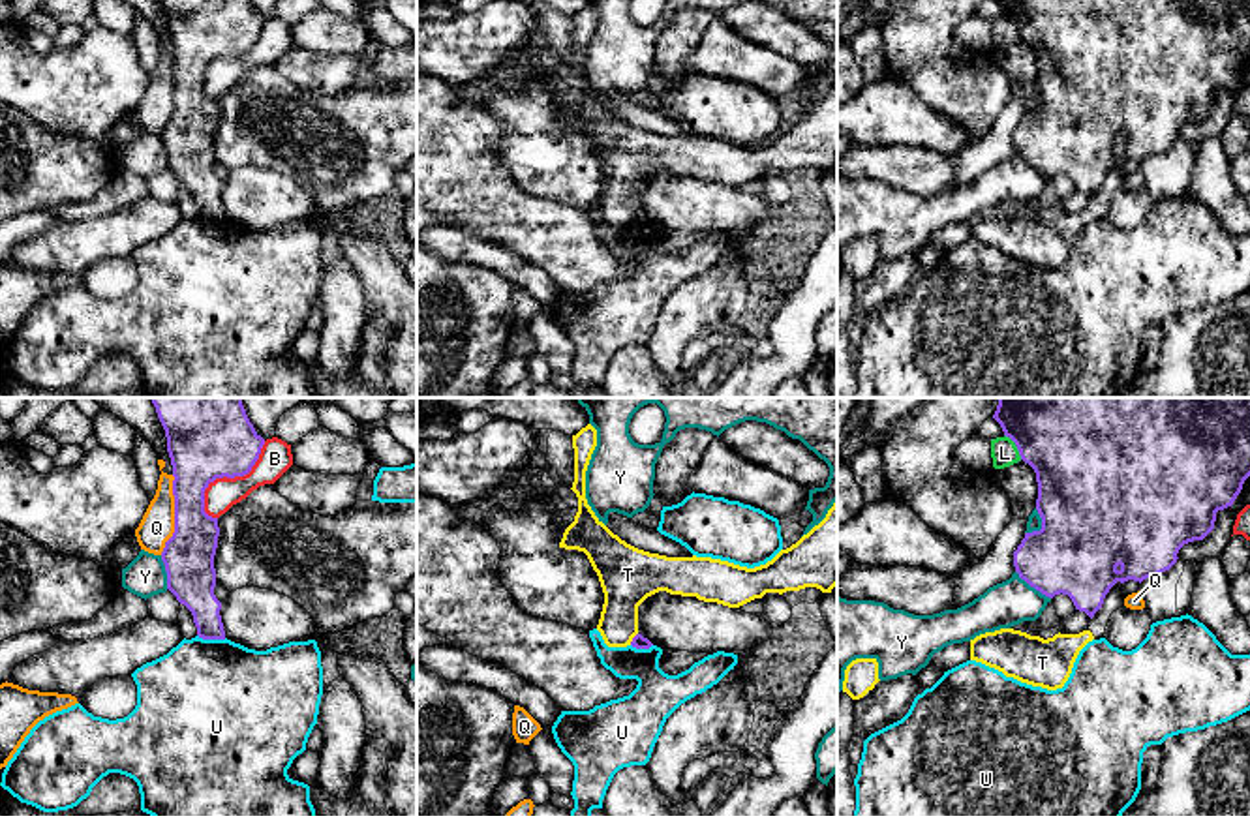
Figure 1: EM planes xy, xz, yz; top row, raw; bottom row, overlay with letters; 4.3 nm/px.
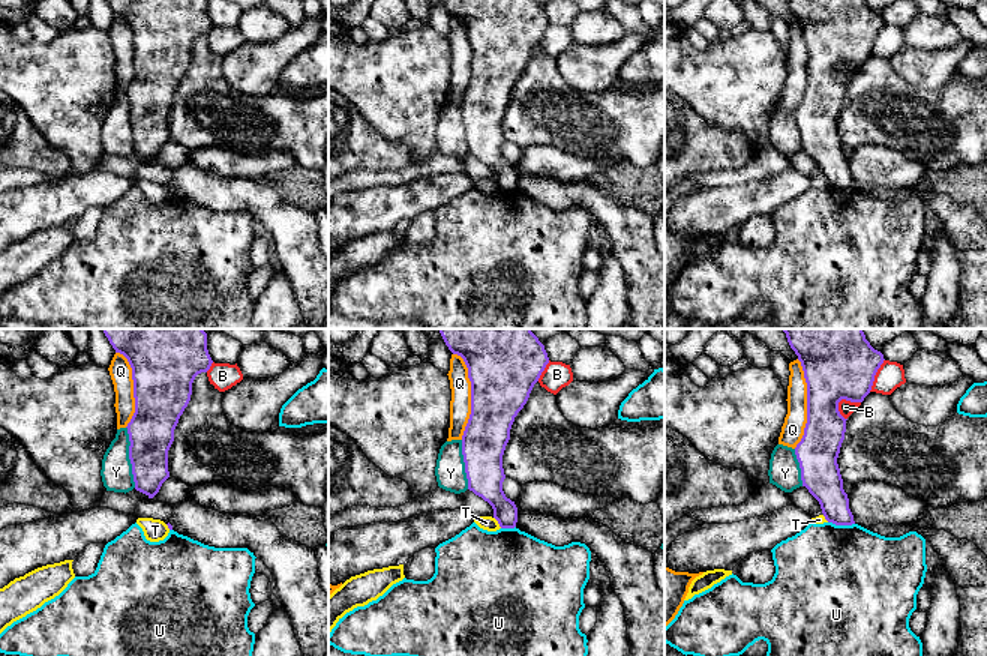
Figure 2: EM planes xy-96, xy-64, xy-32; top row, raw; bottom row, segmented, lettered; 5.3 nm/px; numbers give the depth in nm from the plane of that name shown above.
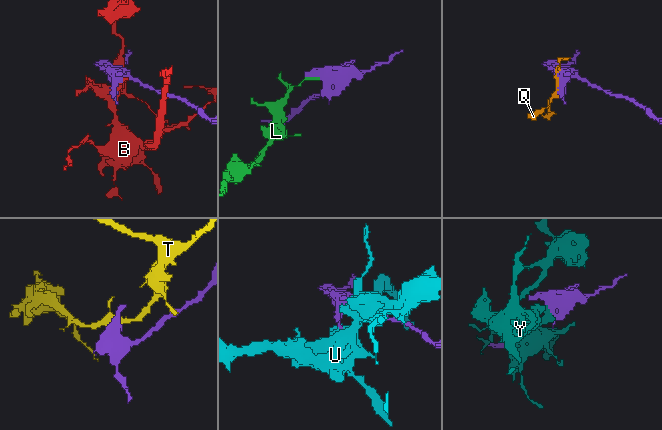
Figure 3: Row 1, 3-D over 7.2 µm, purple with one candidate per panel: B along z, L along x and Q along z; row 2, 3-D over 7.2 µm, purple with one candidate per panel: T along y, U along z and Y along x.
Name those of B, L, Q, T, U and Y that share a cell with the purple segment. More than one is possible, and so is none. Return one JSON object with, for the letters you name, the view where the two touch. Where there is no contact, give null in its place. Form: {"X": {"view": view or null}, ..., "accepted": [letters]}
{"accepted": []}

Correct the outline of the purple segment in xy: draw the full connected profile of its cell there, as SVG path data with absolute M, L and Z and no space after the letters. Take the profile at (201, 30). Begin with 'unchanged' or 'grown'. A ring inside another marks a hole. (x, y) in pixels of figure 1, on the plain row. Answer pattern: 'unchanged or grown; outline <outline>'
unchanged; outline M160 0L173 45L175 113L161 141L167 169L184 184L203 219L225 219L221 182L214 174L218 98L205 92L205 69L216 58L244 56L265 19L250 0Z

